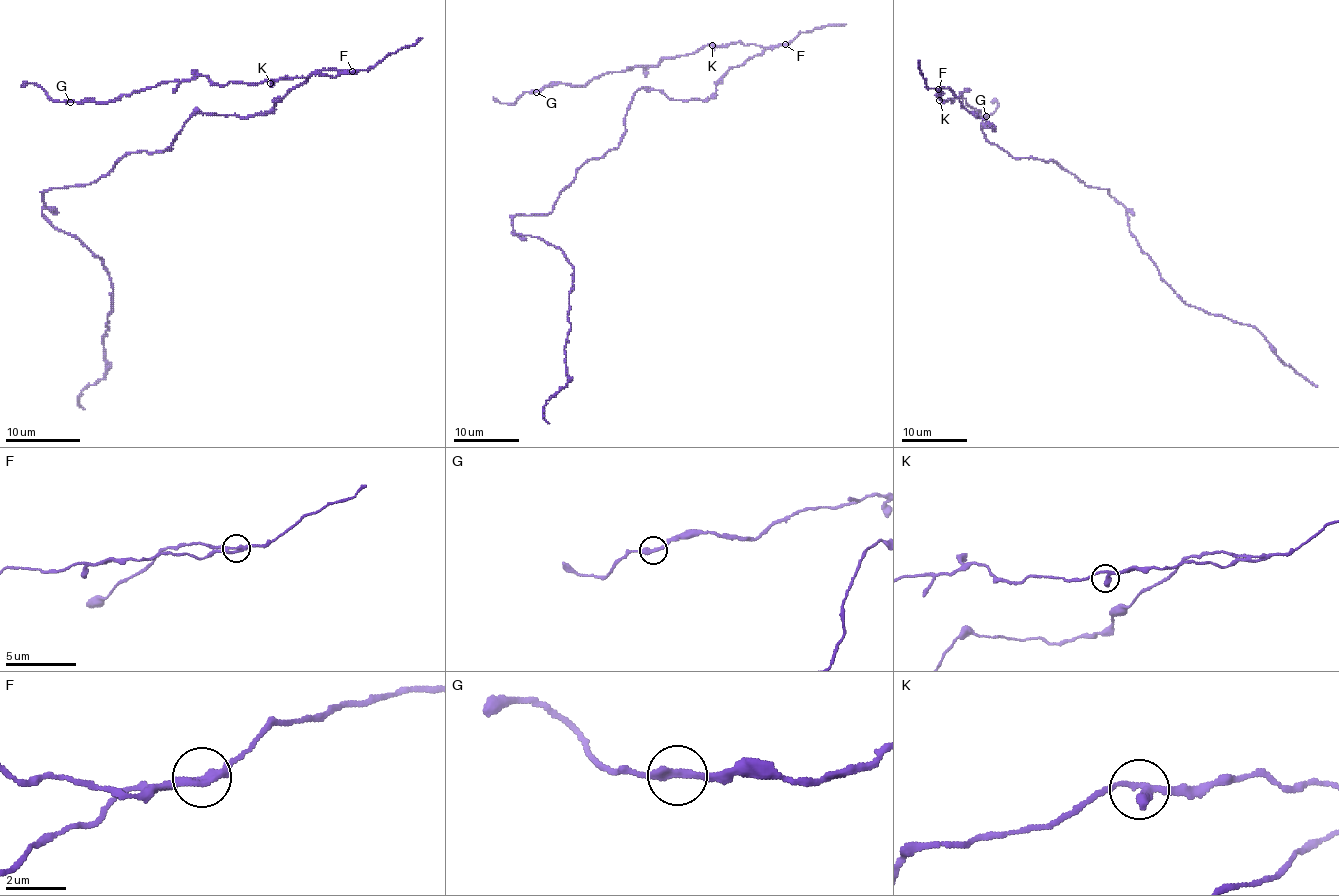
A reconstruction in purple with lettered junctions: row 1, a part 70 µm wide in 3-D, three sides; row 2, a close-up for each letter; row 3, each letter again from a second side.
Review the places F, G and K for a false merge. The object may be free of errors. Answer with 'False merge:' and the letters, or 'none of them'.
False merge: F

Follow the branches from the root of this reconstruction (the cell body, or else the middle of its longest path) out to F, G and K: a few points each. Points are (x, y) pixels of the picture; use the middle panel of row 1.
F: (627, 110), (640, 88), (661, 90), (674, 100), (707, 100), (731, 68), (768, 47), (785, 44)
G: (627, 110), (640, 88), (674, 100), (707, 100), (731, 68), (772, 47), (707, 44), (656, 65), (536, 92)
K: (627, 110), (640, 88), (661, 90), (674, 100), (707, 100), (731, 68), (772, 47), (739, 42), (712, 45)

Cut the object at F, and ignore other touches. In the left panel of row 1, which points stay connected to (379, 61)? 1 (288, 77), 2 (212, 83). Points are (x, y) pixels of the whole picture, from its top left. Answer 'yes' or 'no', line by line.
1: yes
2: yes

